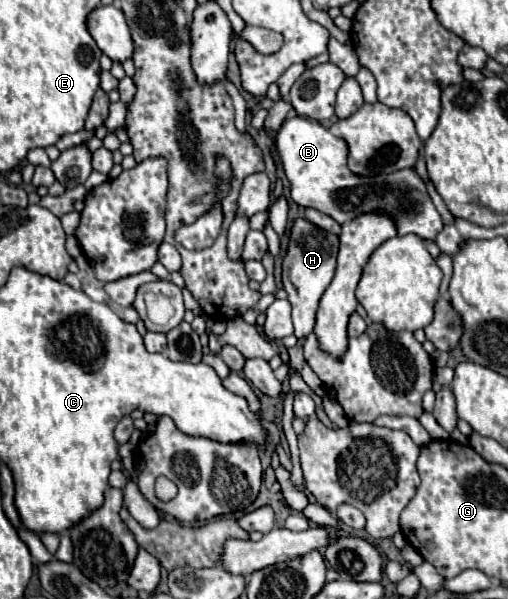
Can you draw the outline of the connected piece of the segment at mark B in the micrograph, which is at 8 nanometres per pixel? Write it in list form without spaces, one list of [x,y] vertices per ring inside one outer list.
[[[293,117],[283,121],[279,131],[275,133],[275,145],[283,161],[285,175],[291,183],[291,199],[297,205],[313,207],[333,217],[339,225],[359,215],[379,211],[393,219],[399,237],[413,233],[425,241],[435,241],[437,233],[443,229],[441,215],[437,213],[427,193],[427,187],[415,169],[407,167],[389,175],[375,177],[355,175],[347,167],[347,141],[329,133],[329,129],[319,121],[305,117]]]

